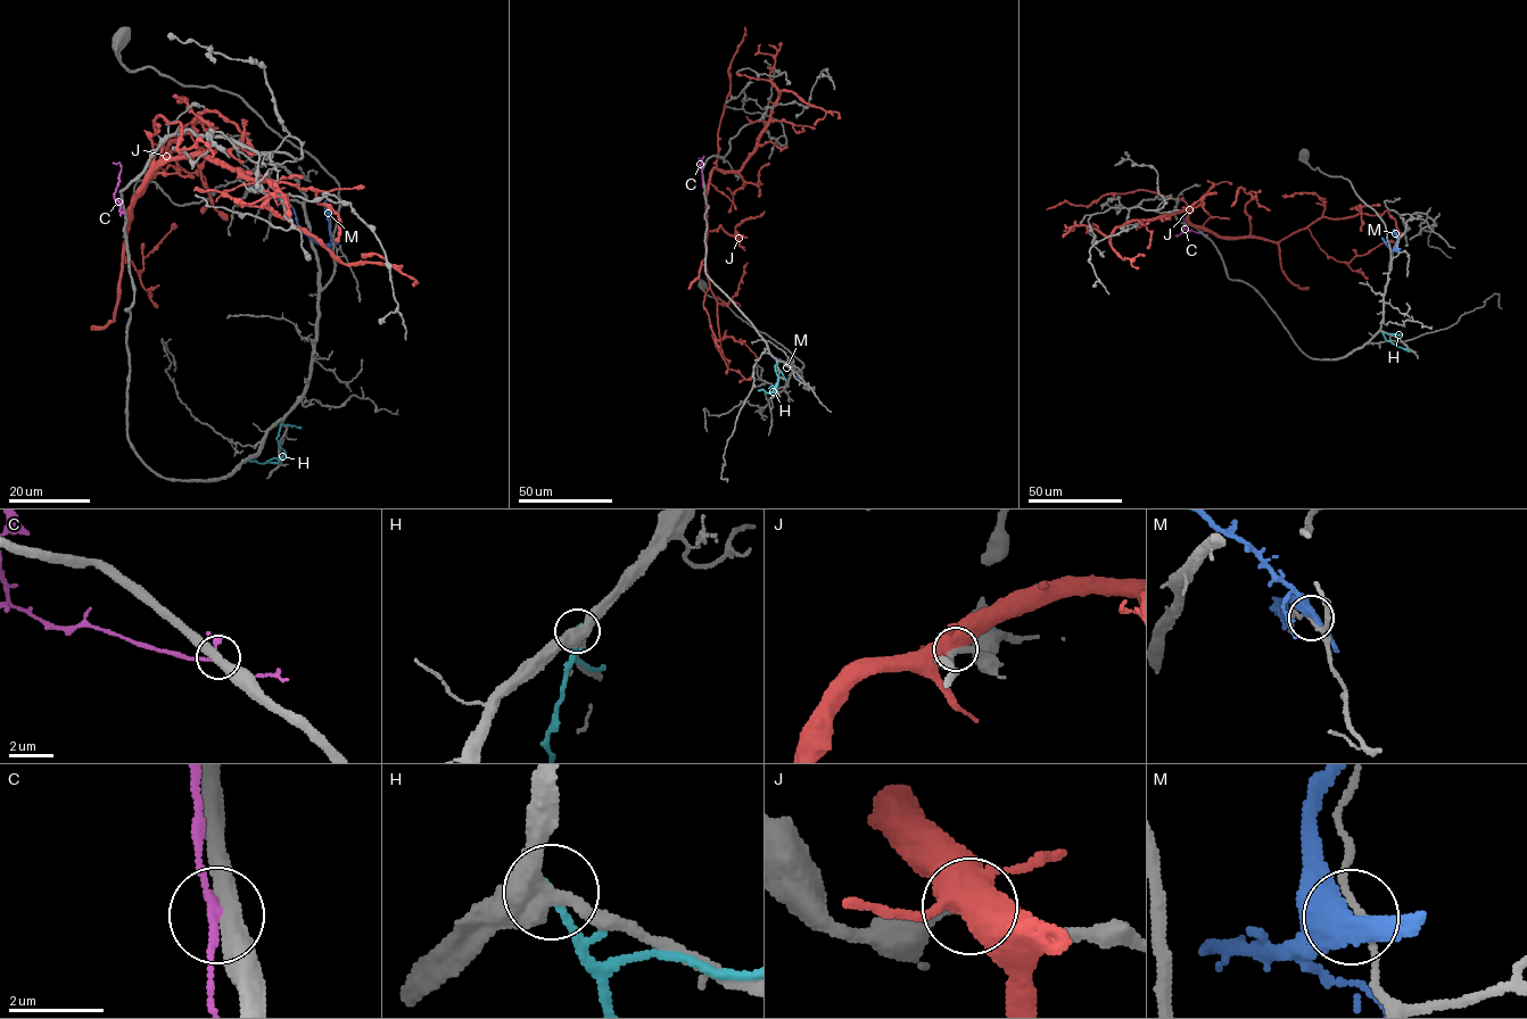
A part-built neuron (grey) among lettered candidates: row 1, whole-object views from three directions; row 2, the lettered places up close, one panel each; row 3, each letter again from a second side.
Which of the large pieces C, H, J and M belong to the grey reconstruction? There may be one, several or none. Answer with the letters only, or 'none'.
none

